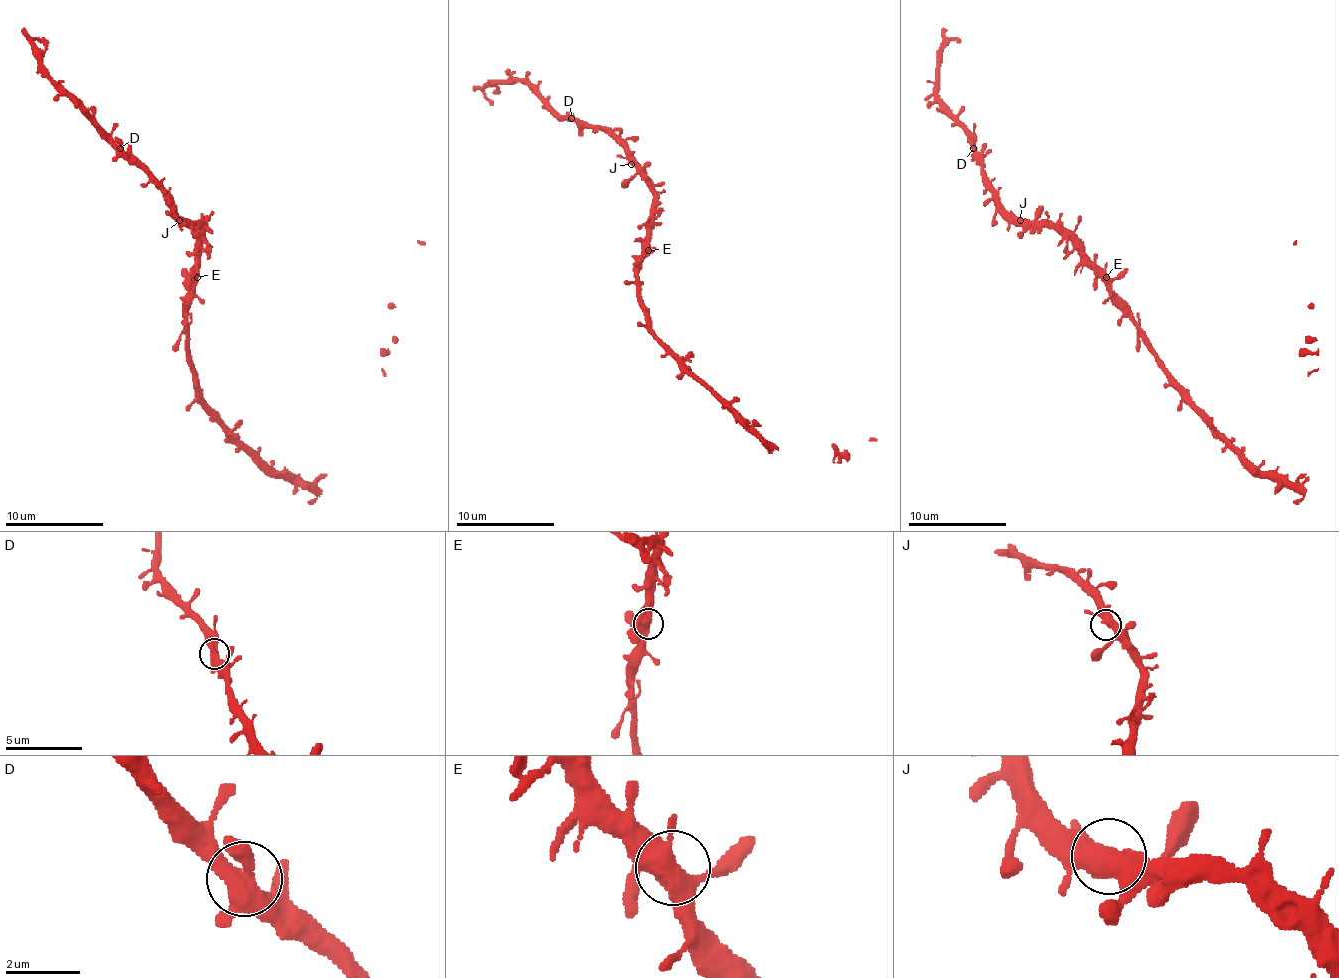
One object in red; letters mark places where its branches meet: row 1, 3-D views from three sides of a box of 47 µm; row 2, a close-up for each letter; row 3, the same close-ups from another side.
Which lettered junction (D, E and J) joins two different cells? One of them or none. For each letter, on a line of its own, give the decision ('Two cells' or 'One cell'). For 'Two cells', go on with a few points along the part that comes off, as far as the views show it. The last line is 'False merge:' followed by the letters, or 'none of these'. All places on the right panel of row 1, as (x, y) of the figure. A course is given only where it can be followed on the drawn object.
D: One cell
E: One cell
J: One cell
False merge: none of these

